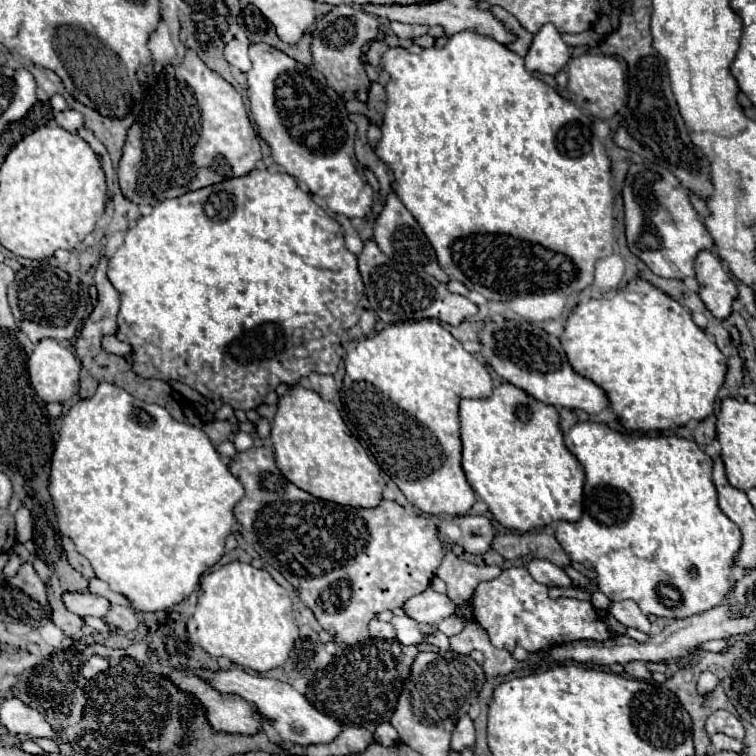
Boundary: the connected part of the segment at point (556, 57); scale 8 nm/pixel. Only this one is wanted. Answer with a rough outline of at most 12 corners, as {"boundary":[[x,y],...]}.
{"boundary":[[546,23],[524,57],[528,71],[554,75],[568,63],[570,47]]}

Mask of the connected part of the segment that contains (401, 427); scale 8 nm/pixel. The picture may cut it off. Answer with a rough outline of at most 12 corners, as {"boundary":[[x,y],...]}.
{"boundary":[[435,319],[346,349],[342,405],[410,503],[466,515],[458,403],[492,377]]}

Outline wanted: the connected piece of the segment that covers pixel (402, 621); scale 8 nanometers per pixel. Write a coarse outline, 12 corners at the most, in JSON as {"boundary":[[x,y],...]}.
{"boundary":[[406,615],[392,617],[396,641],[418,645],[434,625],[420,625]]}

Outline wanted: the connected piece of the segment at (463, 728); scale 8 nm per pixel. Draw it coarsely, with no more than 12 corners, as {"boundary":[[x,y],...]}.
{"boundary":[[468,715],[454,725],[450,747],[464,751],[474,745]]}

